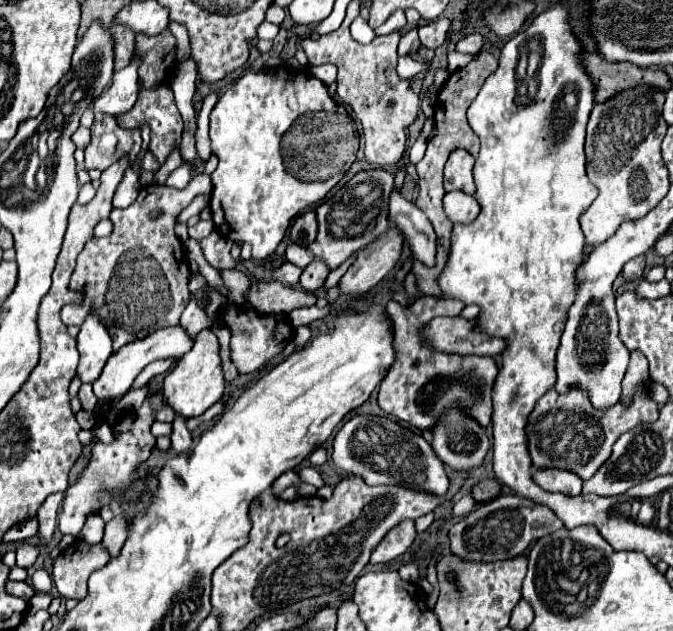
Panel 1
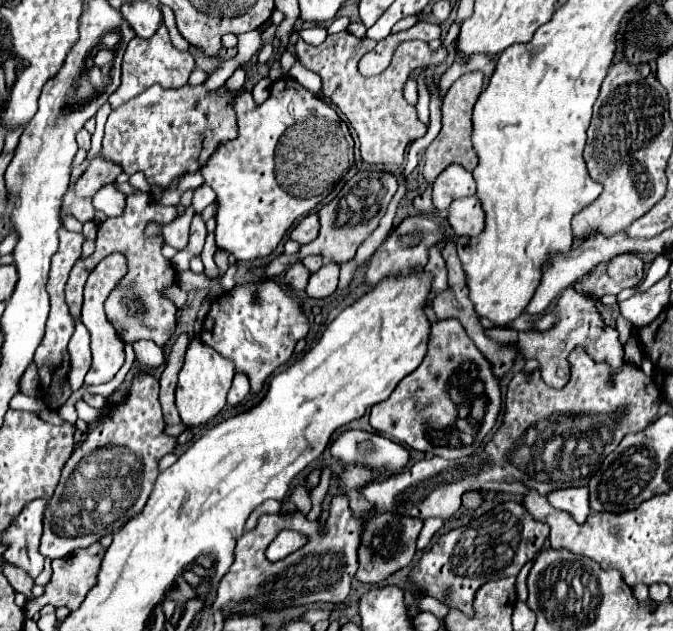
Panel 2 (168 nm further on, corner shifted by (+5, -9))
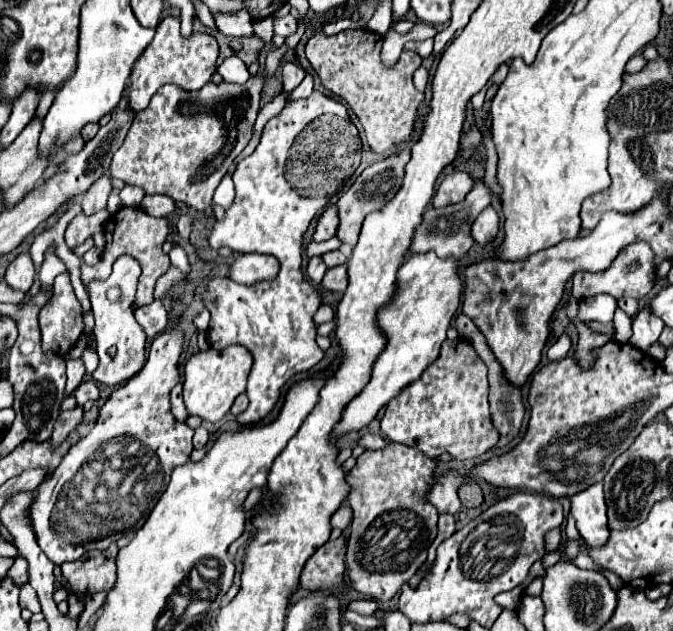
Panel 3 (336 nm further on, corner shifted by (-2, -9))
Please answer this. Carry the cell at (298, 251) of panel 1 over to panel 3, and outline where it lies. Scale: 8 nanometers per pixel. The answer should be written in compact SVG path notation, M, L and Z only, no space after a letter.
M340 250L326 252L322 258L324 258L324 262L326 262L328 268L332 268L332 266L340 266L340 264L346 264L346 256L344 256Z

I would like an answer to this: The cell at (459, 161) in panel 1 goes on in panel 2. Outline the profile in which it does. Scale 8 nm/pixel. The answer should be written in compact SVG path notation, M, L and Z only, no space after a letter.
M459 164L447 166L445 172L441 172L435 178L433 204L437 206L437 210L447 210L453 200L473 196L473 194L475 194L475 180L471 172L467 172Z

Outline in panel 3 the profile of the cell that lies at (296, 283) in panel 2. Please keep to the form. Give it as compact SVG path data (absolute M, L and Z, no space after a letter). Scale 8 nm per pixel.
M314 256L314 258L310 258L310 262L308 262L306 274L308 274L308 278L310 278L312 282L320 284L322 278L324 278L324 274L326 274L326 270L328 270L328 266L324 264L324 260L322 260L320 256Z

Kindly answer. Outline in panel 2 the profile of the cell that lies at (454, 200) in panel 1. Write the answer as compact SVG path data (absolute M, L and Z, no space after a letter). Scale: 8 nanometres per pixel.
M469 196L451 202L447 220L455 236L477 236L485 224L485 214L481 202L475 196Z

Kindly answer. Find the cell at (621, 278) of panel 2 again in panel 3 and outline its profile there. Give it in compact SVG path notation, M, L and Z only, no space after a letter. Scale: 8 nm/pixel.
M632 242L628 244L612 262L612 266L604 272L576 272L572 278L572 292L578 300L596 296L596 294L610 294L614 298L632 296L632 298L644 298L654 288L656 274L654 274L654 254L652 248L646 242Z

